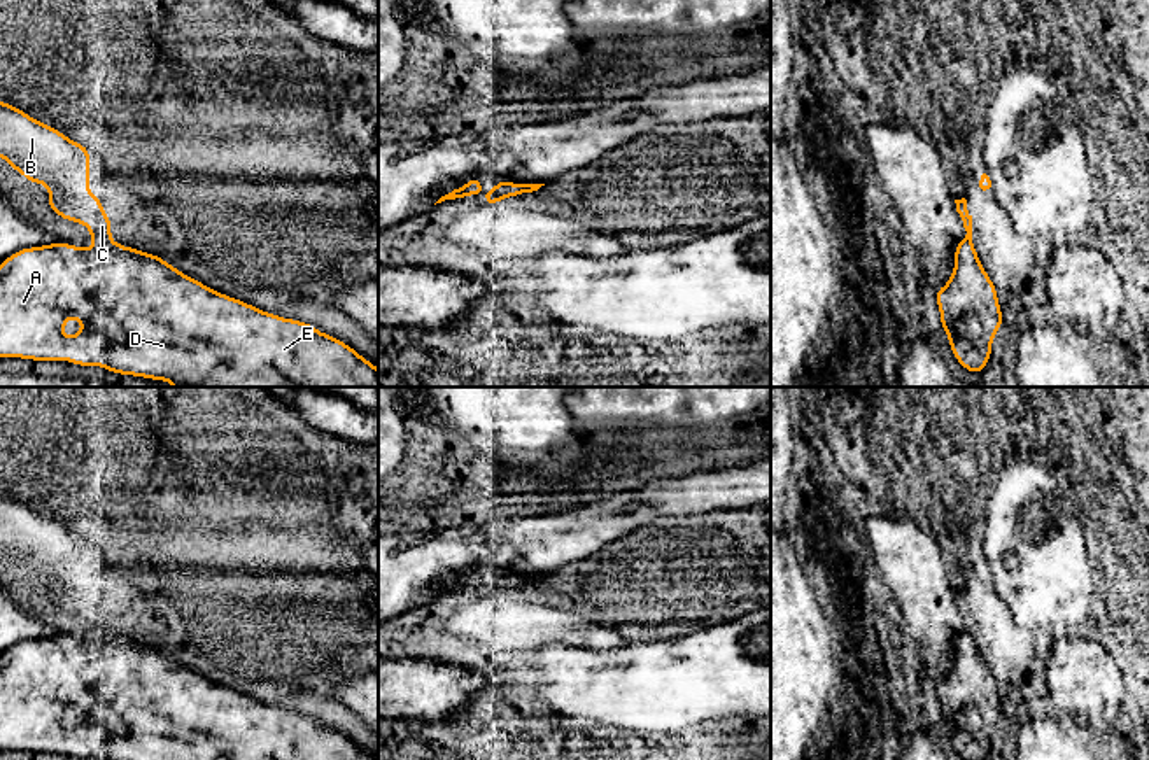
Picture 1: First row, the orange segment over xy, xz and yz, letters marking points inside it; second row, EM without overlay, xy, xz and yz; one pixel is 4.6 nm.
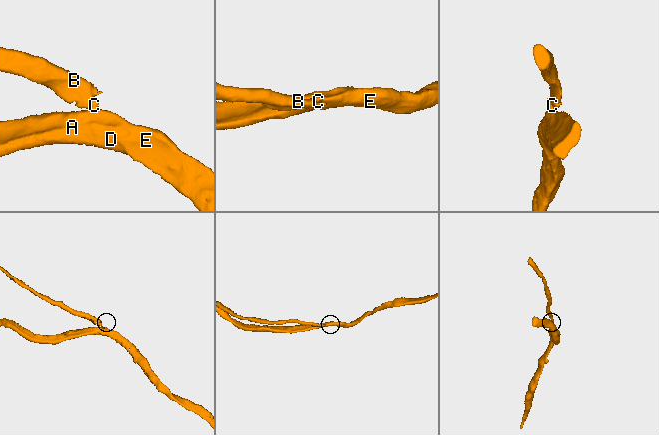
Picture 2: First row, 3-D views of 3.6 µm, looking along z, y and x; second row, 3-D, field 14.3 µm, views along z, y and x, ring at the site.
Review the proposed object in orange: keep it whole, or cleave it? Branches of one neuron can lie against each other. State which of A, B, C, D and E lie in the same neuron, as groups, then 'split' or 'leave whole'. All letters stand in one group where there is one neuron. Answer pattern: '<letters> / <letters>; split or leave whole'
A D E / B C; split

